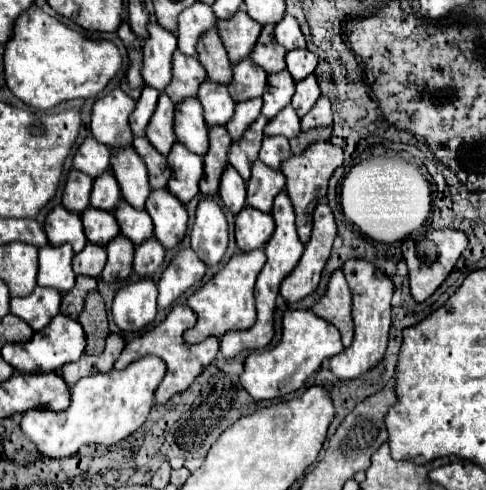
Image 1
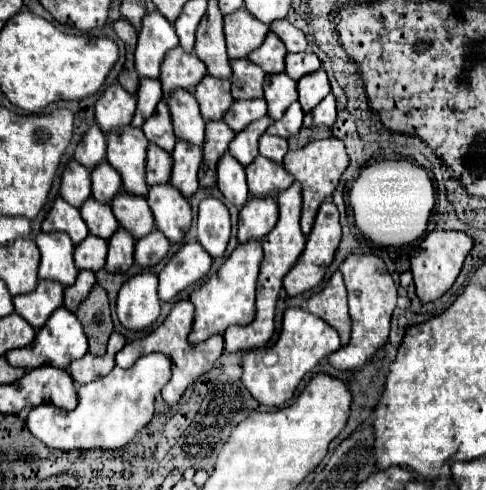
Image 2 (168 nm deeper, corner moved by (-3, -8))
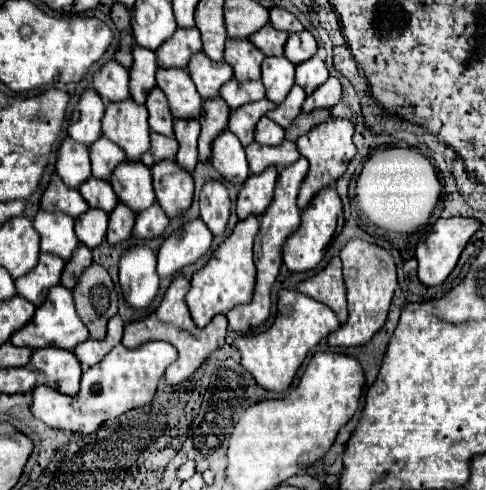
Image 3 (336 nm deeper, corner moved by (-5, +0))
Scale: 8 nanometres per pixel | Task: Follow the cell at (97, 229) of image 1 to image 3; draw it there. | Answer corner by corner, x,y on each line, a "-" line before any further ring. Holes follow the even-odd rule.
88,178
88,180
80,186
80,194
82,194
82,198
88,202
90,208
104,210
106,214
110,214
110,212
118,206
118,196
114,194
112,186
110,186
106,180

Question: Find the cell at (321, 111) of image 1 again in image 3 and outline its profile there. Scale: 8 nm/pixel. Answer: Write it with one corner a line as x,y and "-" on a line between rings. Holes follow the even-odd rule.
330,76
320,88
314,90
314,94
310,94
310,96
304,100
304,106
302,106
302,108
304,108
304,112
314,112
314,110
318,110
318,108
330,110
332,106
338,104
340,94
342,94
342,90
340,90
340,80
334,78
334,76

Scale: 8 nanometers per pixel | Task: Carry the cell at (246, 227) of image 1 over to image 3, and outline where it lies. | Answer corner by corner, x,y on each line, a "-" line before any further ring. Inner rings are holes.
266,168
262,174
250,174
238,194
236,212
240,220
246,220
248,216
262,216
266,212
274,198
276,178
276,168

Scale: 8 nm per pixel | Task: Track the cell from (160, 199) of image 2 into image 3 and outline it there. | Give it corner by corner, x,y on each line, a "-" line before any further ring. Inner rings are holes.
162,160
154,164
152,182
156,200
168,218
176,218
190,208
194,182
192,176
182,170
174,160

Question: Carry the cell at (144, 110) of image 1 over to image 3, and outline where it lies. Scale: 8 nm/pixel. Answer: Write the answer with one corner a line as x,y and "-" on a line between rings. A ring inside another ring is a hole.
134,46
134,64
130,68
130,94
136,104
146,104
148,92
156,86
156,70
156,54
142,46

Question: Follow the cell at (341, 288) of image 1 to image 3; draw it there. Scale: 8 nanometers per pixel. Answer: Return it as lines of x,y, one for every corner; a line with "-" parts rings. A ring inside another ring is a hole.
332,258
332,262
314,274
312,278
298,284
298,290
334,310
340,324
348,320
348,304
346,304
346,288
342,280
342,262
340,258

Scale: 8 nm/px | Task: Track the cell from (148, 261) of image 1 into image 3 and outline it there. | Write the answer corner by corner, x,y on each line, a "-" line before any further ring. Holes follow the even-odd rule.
158,204
150,206
148,210
140,212
136,216
136,226
134,226
134,238
138,240
150,240
150,238
158,238
162,236
162,232
168,226
168,216
162,212
162,208

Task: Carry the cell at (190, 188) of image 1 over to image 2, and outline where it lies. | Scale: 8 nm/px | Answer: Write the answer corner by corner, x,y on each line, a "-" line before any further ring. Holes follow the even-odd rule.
178,140
172,152
172,158
174,158
174,168
172,168
170,182
186,198
190,198
198,190
198,168
202,162
202,148
188,144
184,140

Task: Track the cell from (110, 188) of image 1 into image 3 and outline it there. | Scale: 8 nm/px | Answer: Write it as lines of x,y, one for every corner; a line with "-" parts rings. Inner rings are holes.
98,138
90,146
90,160
92,160
92,176
98,180
108,180
118,164
126,160
122,148
118,148
108,138

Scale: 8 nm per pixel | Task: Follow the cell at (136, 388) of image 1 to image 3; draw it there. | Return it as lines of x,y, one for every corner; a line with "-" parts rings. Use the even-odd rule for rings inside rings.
146,342
134,350
118,344
102,362
88,368
82,374
82,390
76,396
60,394
58,390
38,386
34,388
32,414
50,428
70,430
80,434
94,434
106,420
114,420
120,414
140,408
152,402
156,386
166,368
176,360
176,348
166,342

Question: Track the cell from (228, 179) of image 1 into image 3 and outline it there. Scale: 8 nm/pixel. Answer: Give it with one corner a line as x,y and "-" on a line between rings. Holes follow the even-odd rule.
222,132
212,146
212,166
228,180
228,182
246,182
250,176
248,162
240,140
232,132

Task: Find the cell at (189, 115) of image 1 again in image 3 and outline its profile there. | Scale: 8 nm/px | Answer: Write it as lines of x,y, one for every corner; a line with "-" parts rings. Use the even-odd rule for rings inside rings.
182,68
178,70
158,70
158,88
166,94
174,118
196,120
202,114
202,98
198,96
190,74

